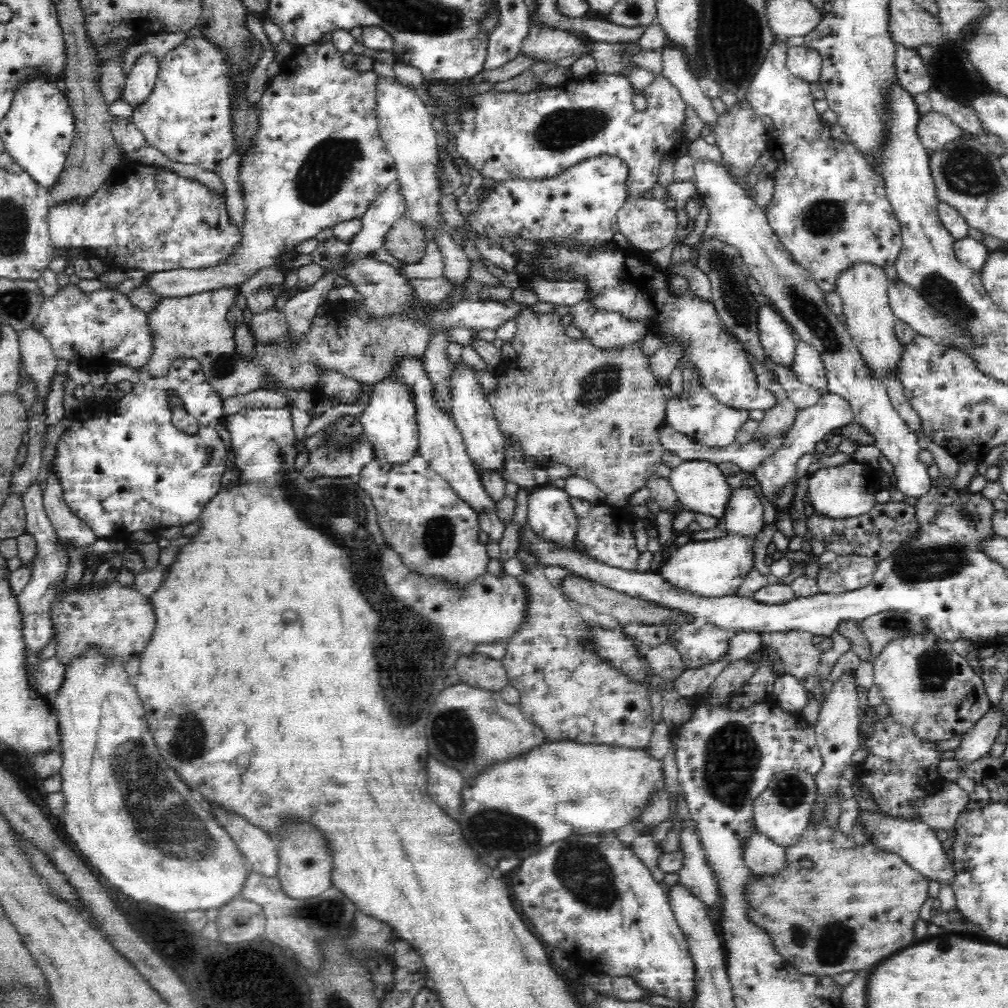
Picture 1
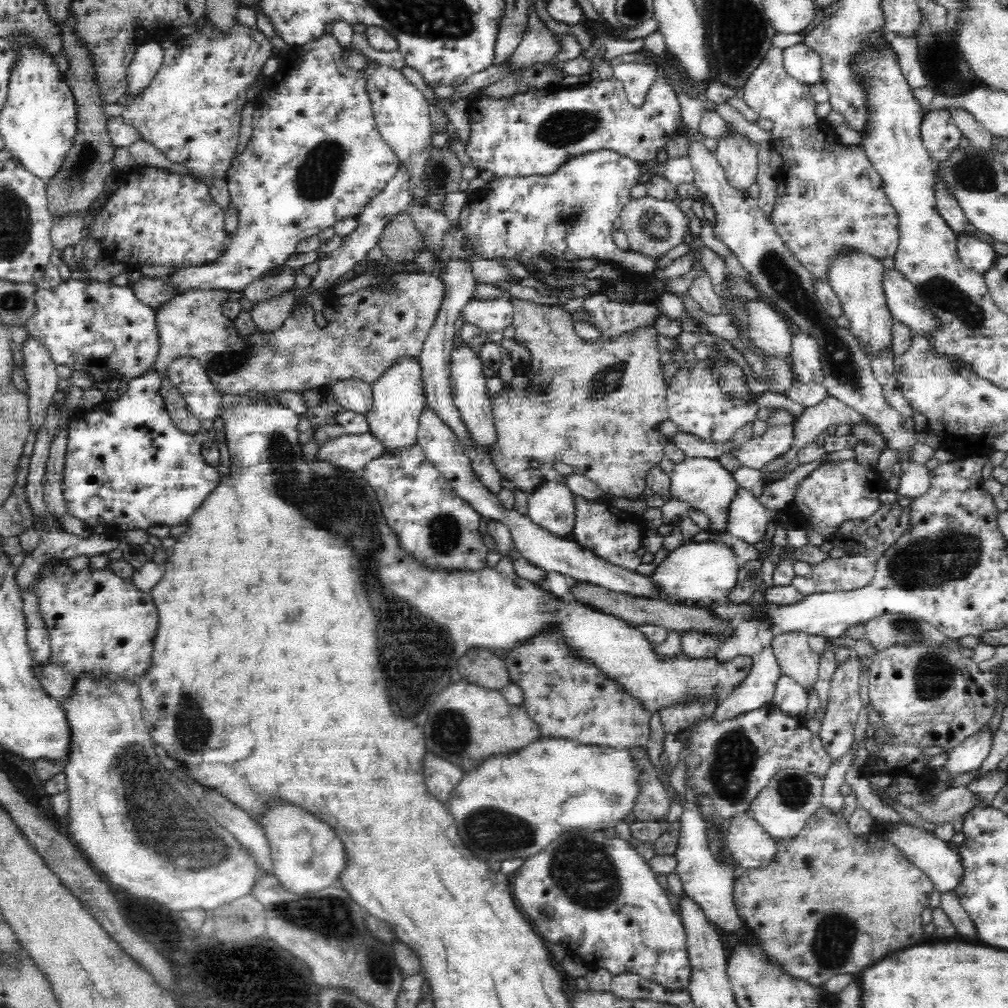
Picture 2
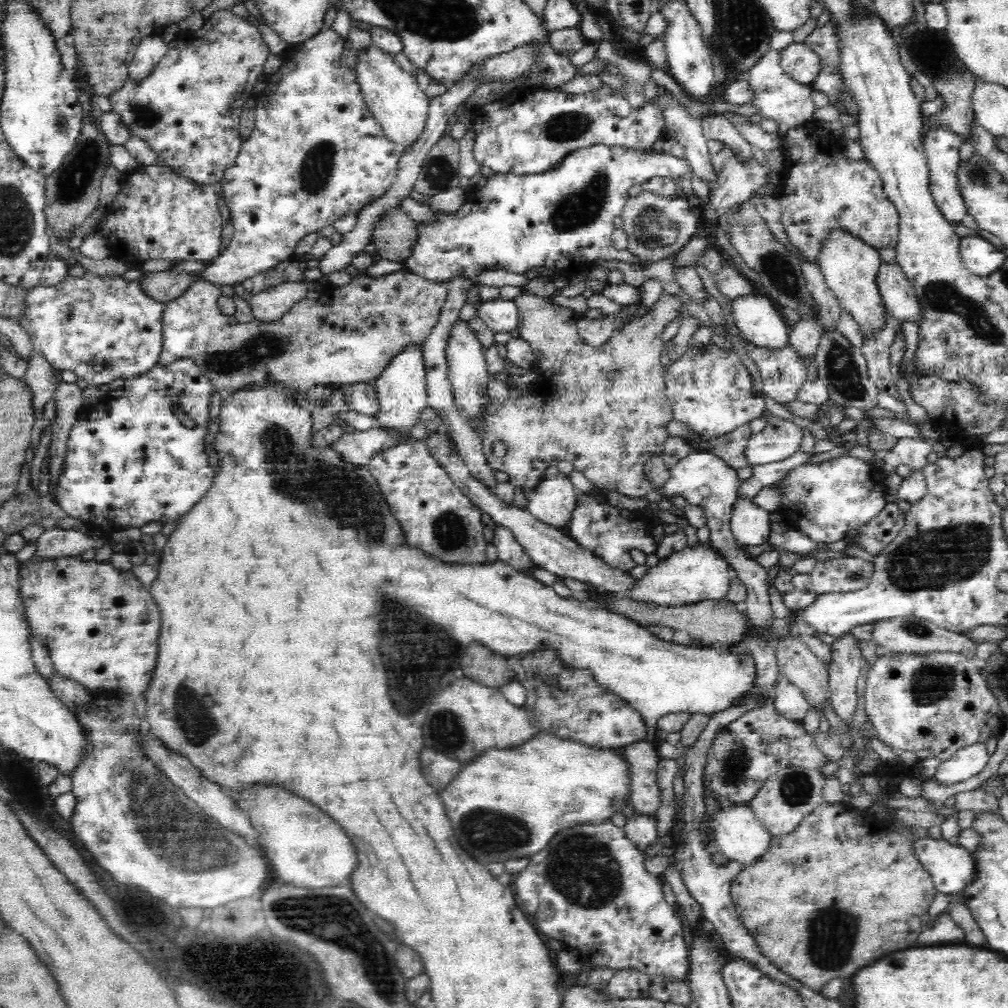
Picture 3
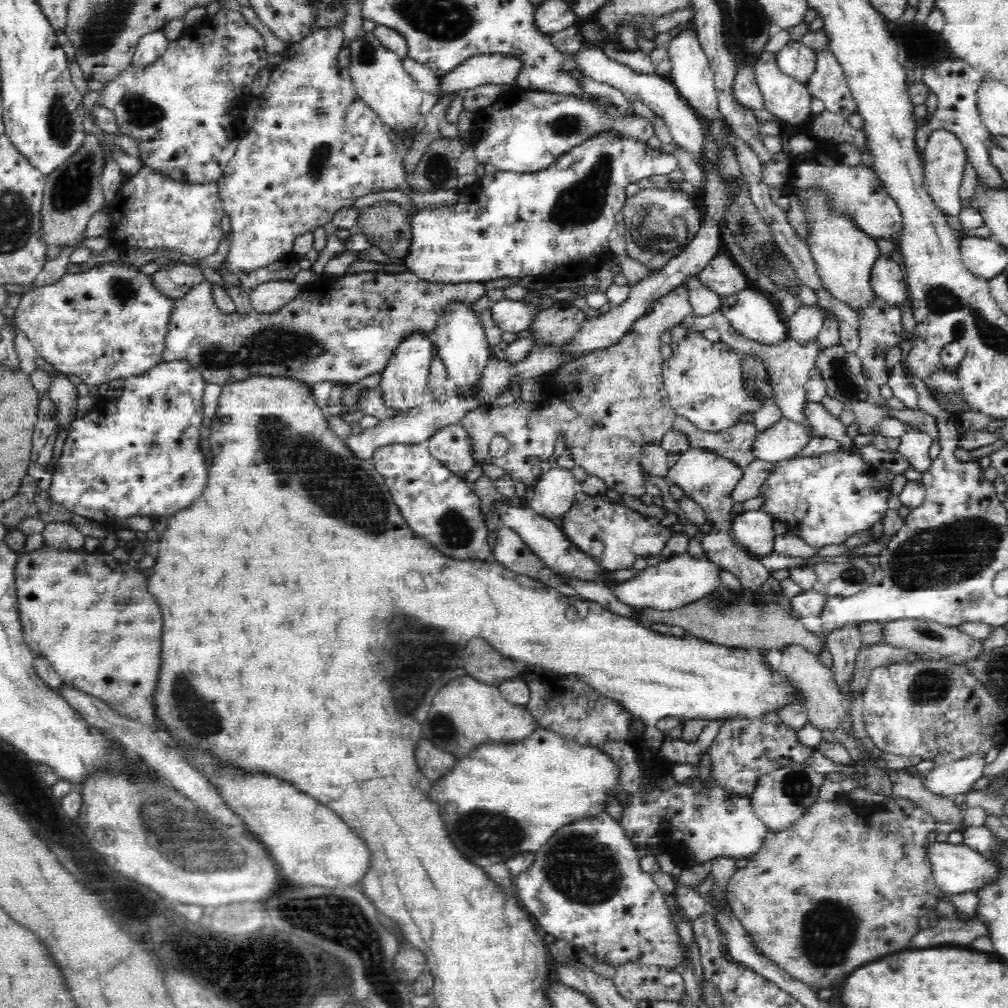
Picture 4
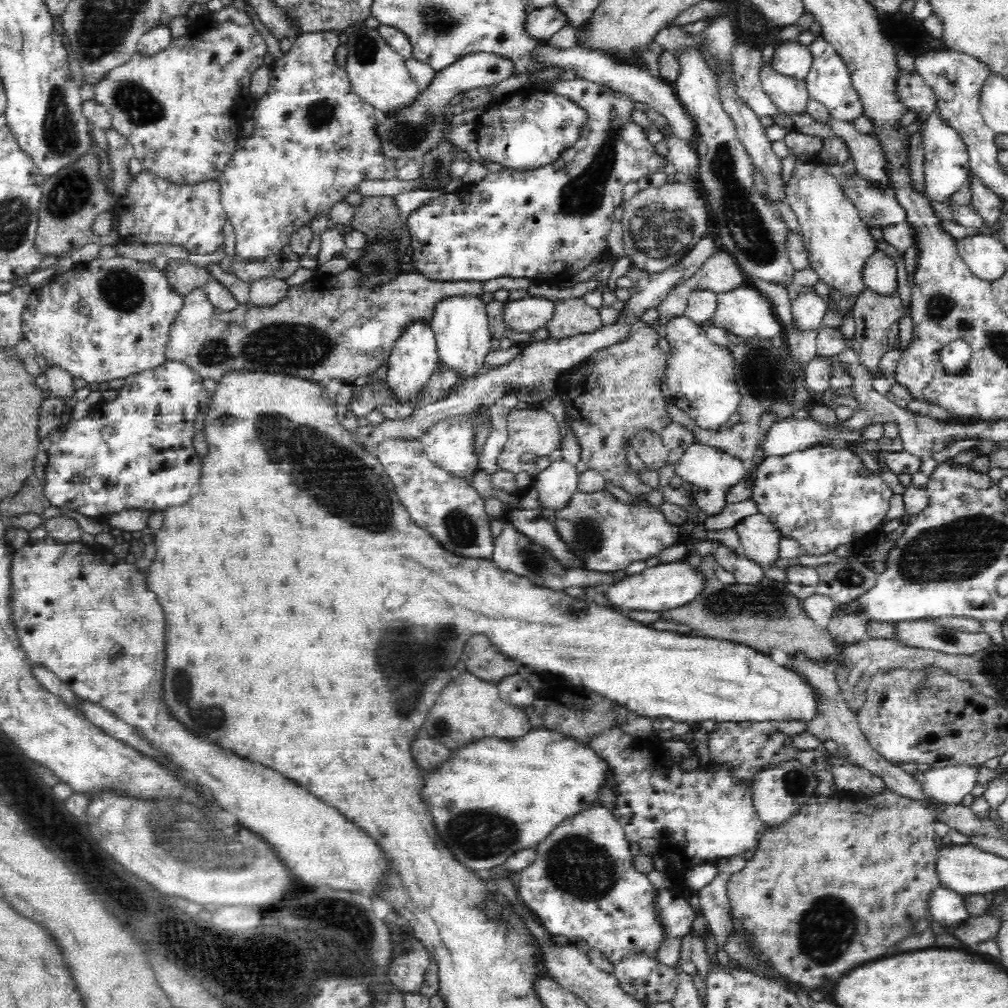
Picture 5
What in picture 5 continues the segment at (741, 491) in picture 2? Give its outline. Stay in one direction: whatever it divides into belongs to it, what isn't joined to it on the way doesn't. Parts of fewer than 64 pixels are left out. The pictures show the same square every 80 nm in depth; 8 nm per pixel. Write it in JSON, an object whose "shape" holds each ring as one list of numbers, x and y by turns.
{"shape":[[756,514,742,520,735,529,740,537,741,555,762,570,772,567,781,558,779,551,783,537,763,515]]}

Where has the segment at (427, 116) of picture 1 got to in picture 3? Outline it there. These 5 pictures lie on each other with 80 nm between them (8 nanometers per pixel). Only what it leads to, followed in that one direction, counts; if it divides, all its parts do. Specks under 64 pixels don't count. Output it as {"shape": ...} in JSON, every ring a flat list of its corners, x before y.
{"shape":[[372,40,366,48,356,49,356,60,356,66,352,71,356,76,357,89,360,90,360,95,369,106,372,116,382,125,388,139,394,141,394,144,402,145,404,151,408,150,408,147,417,139,417,136,420,136,424,128,430,100,418,87,413,75,395,62,395,56,383,52,376,44,372,43]]}

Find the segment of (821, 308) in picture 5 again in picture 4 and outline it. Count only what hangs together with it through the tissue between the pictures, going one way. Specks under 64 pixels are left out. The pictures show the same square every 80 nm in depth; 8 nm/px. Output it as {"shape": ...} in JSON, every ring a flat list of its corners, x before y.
{"shape":[[801,306,786,320,786,333,796,341,809,341,816,338,816,335,823,327,825,313,820,306]]}

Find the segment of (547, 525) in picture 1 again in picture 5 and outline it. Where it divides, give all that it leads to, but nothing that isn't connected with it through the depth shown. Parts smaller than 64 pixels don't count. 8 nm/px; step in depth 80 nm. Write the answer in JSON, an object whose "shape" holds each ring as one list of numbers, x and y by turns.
{"shape":[[560,458,560,460,556,460,556,462,552,462,548,468,540,471,540,473,536,473,534,475,533,485,536,488,536,491,539,495,538,502,540,502,540,507,543,510,562,510,564,506,568,505,572,496,577,489,579,474,578,469,576,469,576,465,568,464,564,458]]}

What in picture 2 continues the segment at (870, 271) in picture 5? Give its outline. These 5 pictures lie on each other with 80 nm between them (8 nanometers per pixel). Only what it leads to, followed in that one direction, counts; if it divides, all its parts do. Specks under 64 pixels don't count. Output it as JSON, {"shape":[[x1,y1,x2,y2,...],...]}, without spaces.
{"shape":[[884,269,882,288,894,322,905,324,914,334,932,332,937,320,917,294,916,287,898,269]]}

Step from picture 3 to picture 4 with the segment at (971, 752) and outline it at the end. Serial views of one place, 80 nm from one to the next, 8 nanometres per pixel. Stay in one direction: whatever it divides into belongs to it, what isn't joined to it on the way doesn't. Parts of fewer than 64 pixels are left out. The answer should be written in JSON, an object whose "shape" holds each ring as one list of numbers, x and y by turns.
{"shape":[[973,755,944,766,934,766,925,774,918,772,915,766,908,772,911,776,920,779,922,785,932,794,953,799,958,794,965,794,968,790,972,790,974,783,982,778,984,766,986,766,985,757]]}

